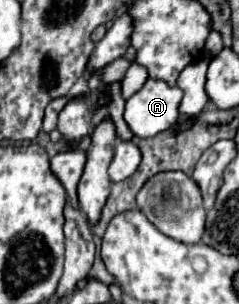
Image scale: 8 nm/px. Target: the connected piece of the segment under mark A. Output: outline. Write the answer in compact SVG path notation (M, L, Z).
M148 79L144 87L126 101L124 119L136 137L154 137L178 121L182 89Z

